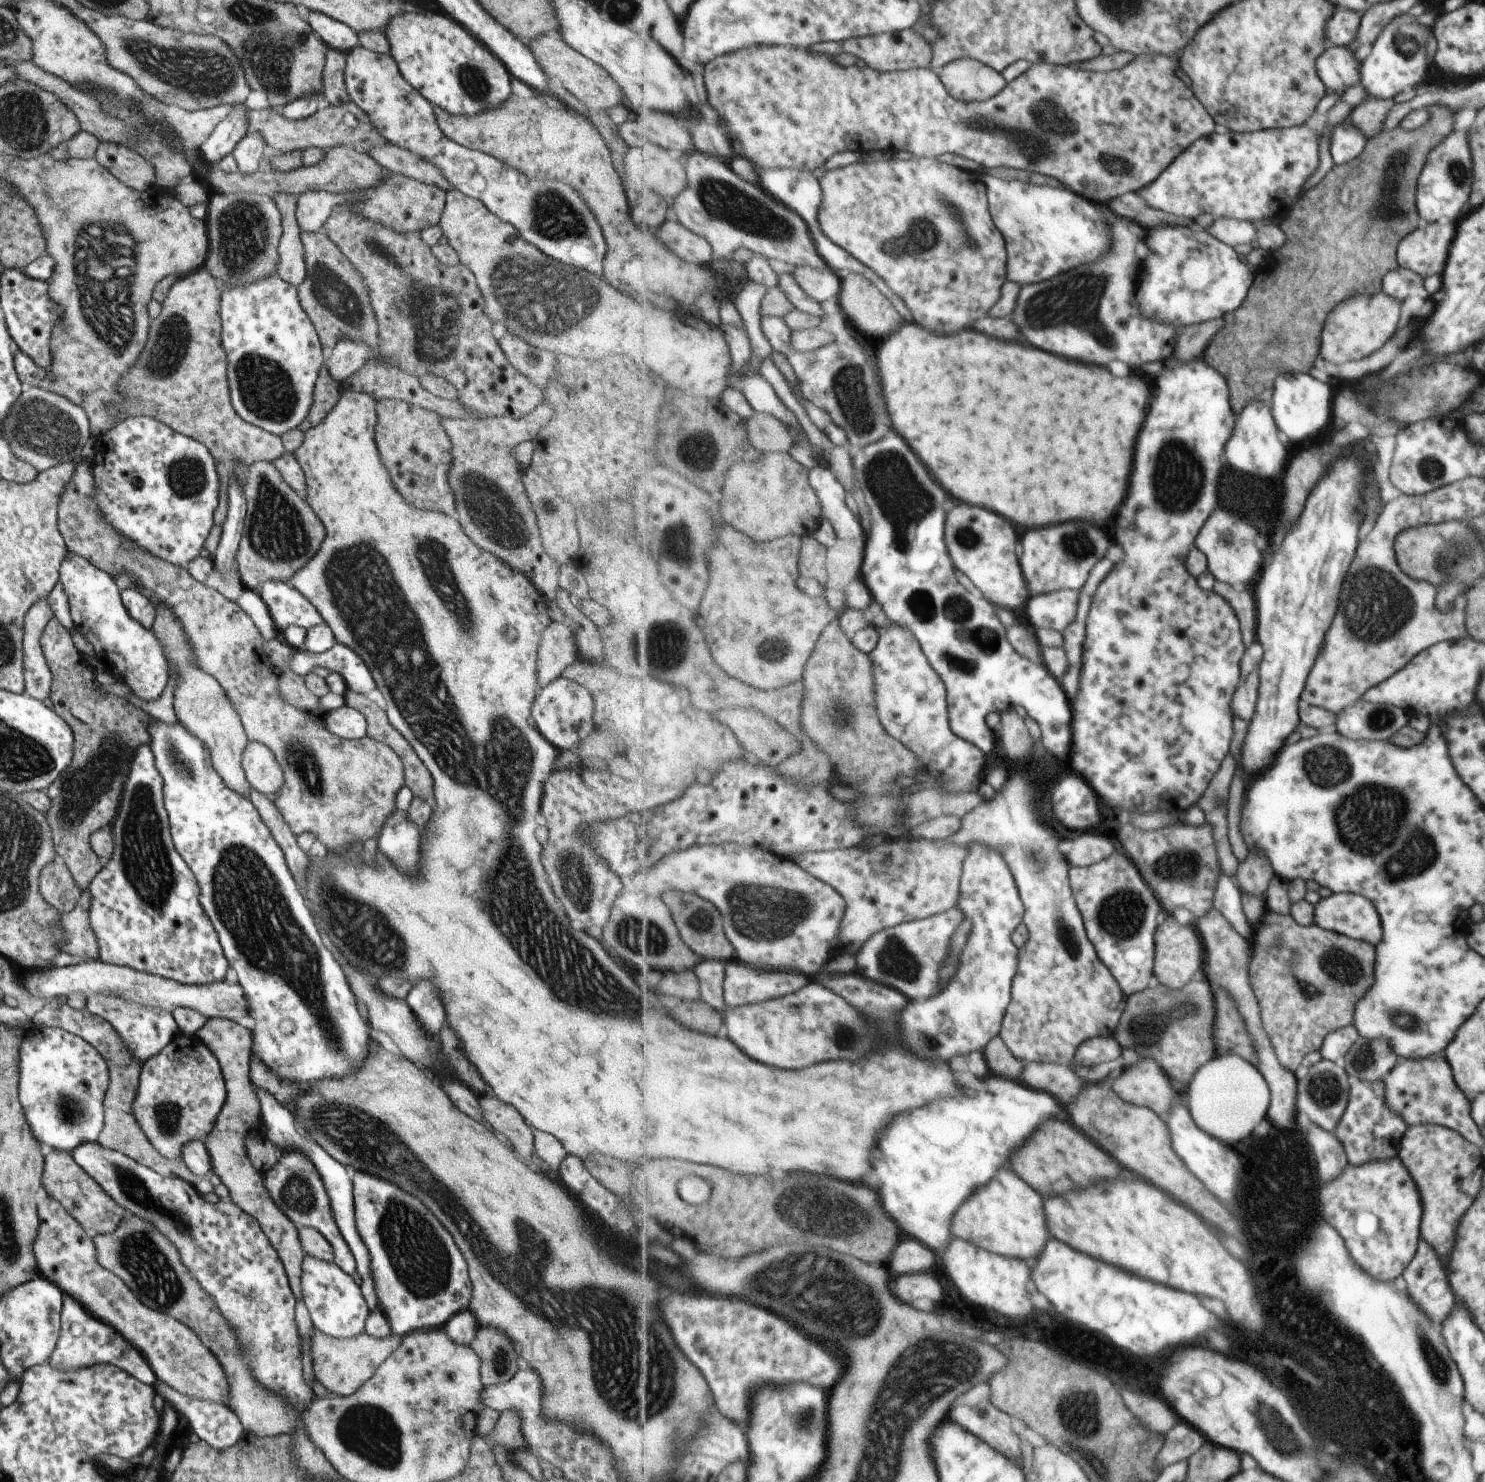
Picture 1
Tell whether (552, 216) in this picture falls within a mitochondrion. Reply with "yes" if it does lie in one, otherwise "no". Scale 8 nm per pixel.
yes

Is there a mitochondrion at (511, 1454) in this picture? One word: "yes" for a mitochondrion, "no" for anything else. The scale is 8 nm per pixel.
no

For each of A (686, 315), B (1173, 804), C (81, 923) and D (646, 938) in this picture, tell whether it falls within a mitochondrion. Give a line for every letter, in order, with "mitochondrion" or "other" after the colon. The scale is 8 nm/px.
A: other
B: other
C: other
D: mitochondrion

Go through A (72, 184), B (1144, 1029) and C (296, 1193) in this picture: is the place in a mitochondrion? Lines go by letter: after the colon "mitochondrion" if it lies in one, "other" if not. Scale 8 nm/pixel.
A: other
B: mitochondrion
C: mitochondrion

